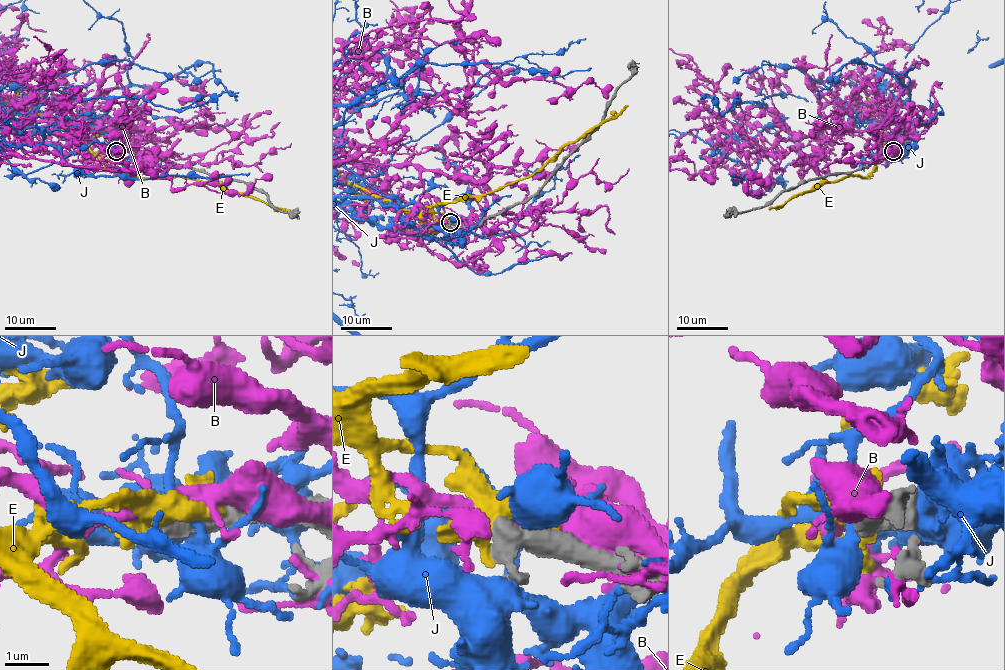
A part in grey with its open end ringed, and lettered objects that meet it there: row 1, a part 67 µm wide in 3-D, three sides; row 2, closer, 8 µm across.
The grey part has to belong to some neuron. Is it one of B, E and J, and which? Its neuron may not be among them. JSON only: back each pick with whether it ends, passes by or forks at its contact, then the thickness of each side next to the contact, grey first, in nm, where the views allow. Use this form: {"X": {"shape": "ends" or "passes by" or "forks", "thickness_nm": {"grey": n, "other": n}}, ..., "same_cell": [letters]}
{"same_cell": []}

